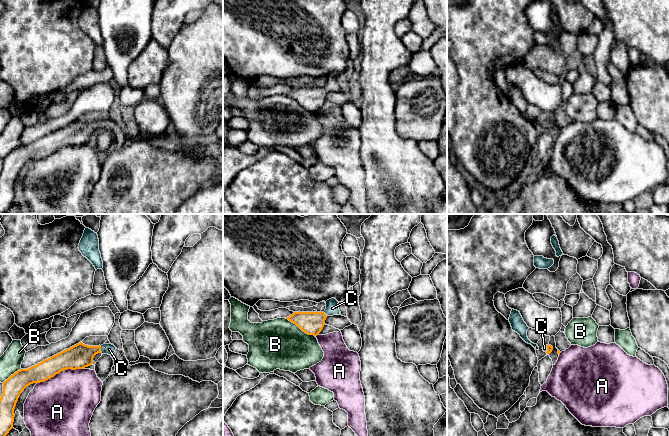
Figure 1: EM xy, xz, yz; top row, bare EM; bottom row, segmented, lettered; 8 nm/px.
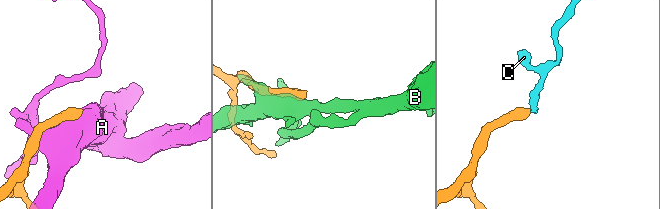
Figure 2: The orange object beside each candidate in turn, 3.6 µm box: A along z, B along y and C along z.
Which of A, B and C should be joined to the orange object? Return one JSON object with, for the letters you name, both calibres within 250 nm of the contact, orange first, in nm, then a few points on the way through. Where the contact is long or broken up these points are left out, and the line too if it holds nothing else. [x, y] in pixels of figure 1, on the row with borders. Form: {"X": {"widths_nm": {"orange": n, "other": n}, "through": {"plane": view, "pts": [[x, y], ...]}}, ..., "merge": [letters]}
{"C": {"widths_nm": {"orange": 200, "other": 90}, "through": {"plane": "xy", "pts": [[79, 356], [100, 349], [109, 349]]}}, "merge": ["C"]}

